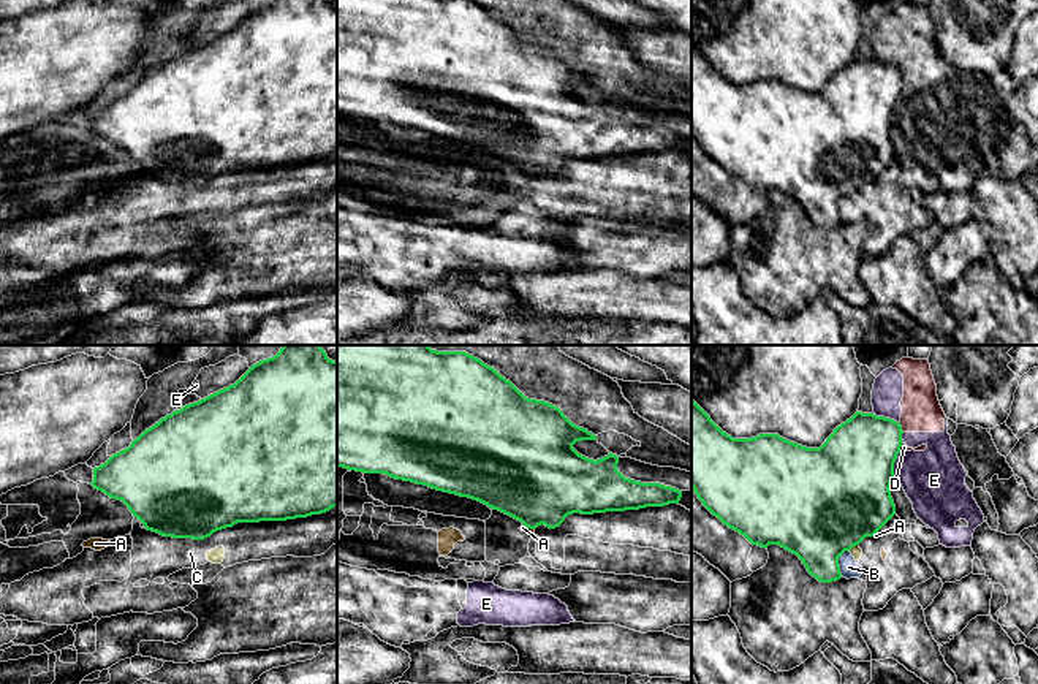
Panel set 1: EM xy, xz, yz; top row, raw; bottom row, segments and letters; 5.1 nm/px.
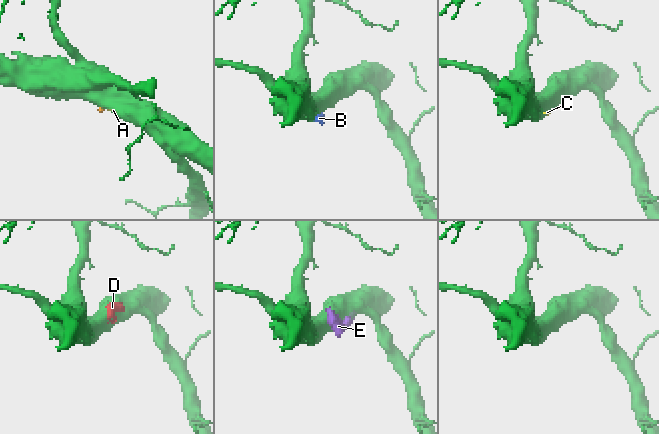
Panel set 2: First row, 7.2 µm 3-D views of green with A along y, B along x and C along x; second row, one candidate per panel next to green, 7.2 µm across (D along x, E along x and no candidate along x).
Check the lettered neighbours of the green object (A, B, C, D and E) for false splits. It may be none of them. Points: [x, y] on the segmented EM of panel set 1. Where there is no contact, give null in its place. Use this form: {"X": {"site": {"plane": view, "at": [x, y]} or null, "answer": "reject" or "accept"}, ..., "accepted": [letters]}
{"A": {"site": {"plane": "xz", "at": [529, 528]}, "answer": "reject"}, "B": {"site": {"plane": "yz", "at": [837, 562]}, "answer": "reject"}, "C": {"site": {"plane": "yz", "at": [853, 545]}, "answer": "reject"}, "D": {"site": {"plane": "yz", "at": [901, 428]}, "answer": "reject"}, "E": {"site": {"plane": "yz", "at": [893, 464]}, "answer": "reject"}, "accepted": []}

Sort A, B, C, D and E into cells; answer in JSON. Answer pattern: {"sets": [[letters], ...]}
{"sets": [["A", "B", "C"], ["D", "E"]]}

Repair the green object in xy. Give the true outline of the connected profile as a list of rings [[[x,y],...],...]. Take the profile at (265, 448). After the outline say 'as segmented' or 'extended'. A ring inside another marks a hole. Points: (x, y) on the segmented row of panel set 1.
[[[283,345],[275,356],[253,364],[234,385],[188,404],[146,429],[128,448],[95,467],[90,484],[111,499],[122,500],[147,530],[172,538],[204,540],[237,522],[286,521],[326,513],[337,507],[337,361],[329,359],[320,345]]] | as segmented

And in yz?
[[[691,399],[691,489],[714,516],[717,516],[729,529],[744,535],[752,545],[758,545],[761,548],[778,545],[796,554],[813,578],[821,583],[832,583],[842,578],[839,557],[845,551],[850,551],[853,546],[859,545],[866,537],[873,537],[896,515],[896,505],[889,488],[894,480],[894,462],[904,442],[902,434],[904,431],[900,423],[891,418],[856,412],[850,420],[837,426],[820,448],[797,445],[780,437],[778,434],[760,434],[752,439],[733,439],[723,432]]] | as segmented

